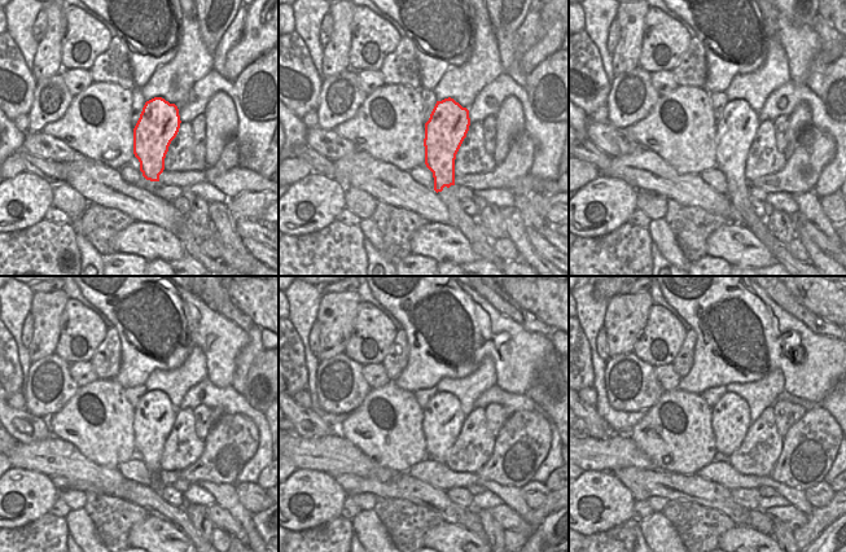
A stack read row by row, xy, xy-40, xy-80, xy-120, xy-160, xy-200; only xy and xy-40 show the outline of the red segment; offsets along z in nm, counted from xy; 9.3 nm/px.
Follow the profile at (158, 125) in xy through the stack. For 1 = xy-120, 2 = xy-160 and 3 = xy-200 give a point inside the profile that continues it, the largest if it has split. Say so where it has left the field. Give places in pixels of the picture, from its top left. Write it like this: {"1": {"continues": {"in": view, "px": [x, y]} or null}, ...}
{"1": {"continues": {"in": "xy-120", "px": [154, 416]}}, "2": {"continues": {"in": "xy-160", "px": [442, 421]}}, "3": {"continues": {"in": "xy-200", "px": [731, 416]}}}

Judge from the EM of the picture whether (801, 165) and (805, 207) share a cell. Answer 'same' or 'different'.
different

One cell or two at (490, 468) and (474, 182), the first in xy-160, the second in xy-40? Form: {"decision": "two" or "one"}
{"decision": "one"}

